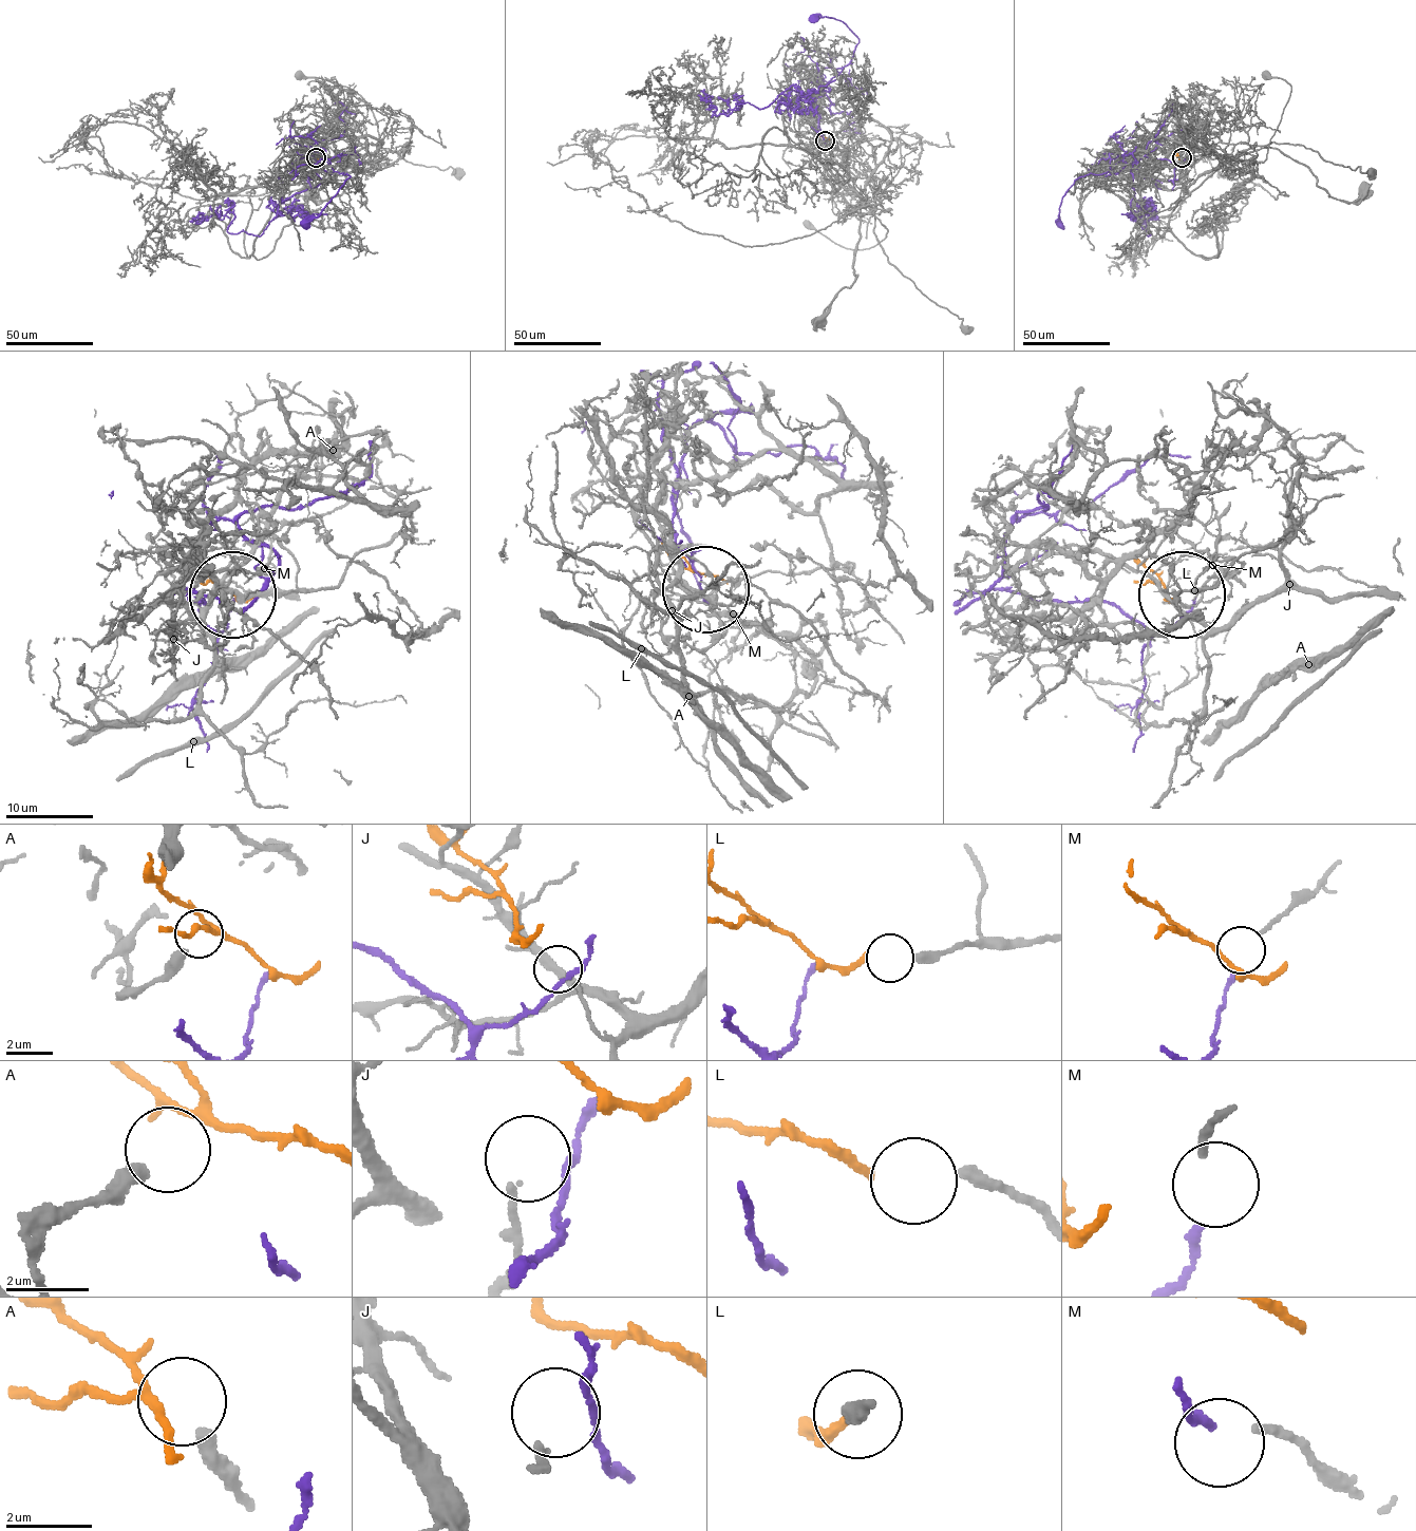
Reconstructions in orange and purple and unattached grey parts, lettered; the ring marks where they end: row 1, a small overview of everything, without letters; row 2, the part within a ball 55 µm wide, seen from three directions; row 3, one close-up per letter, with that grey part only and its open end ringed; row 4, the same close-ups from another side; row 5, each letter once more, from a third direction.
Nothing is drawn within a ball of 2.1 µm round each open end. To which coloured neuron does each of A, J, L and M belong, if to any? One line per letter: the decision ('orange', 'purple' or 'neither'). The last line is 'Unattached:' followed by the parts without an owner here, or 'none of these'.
A: neither
J: neither
L: orange
M: purple
Unattached: A, J

